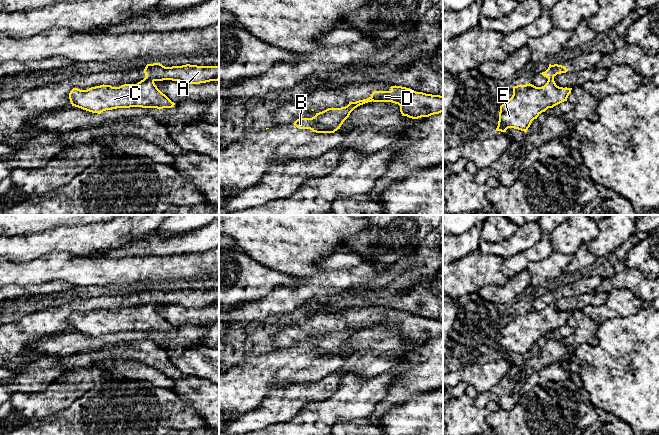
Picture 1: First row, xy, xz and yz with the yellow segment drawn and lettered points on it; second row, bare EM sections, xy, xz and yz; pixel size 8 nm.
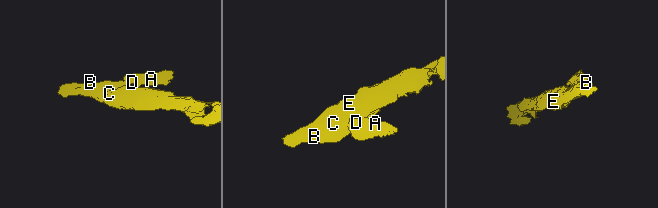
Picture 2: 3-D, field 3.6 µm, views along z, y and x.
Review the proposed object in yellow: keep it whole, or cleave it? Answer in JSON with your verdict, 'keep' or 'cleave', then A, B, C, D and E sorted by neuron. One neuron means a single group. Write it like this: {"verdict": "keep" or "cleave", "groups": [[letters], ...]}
{"verdict": "cleave", "groups": [["A", "D"], ["B", "C", "E"]]}

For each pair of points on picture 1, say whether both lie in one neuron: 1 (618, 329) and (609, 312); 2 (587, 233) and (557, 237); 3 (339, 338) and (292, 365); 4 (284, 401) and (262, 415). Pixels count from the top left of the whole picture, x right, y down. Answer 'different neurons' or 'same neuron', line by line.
1: different neurons
2: same neuron
3: same neuron
4: same neuron

